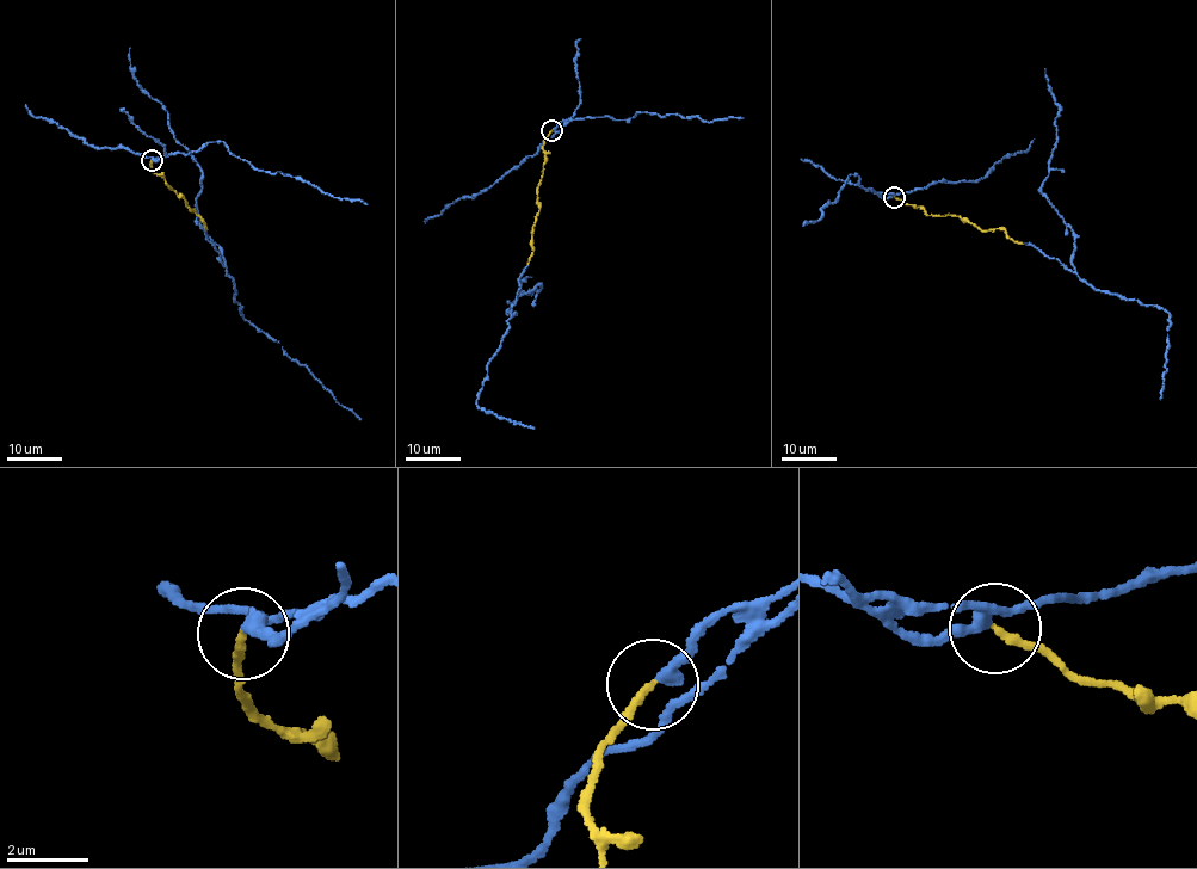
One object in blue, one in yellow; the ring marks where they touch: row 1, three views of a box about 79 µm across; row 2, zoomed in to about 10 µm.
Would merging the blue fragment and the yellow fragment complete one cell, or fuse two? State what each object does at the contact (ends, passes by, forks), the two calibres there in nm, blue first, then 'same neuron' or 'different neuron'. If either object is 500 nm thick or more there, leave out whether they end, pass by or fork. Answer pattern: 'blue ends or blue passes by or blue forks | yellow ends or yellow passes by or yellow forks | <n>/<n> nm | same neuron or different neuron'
blue ends | yellow ends | 320/190 nm | same neuron

